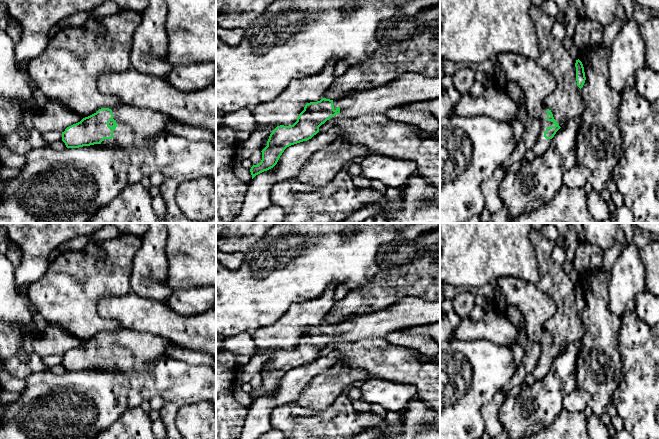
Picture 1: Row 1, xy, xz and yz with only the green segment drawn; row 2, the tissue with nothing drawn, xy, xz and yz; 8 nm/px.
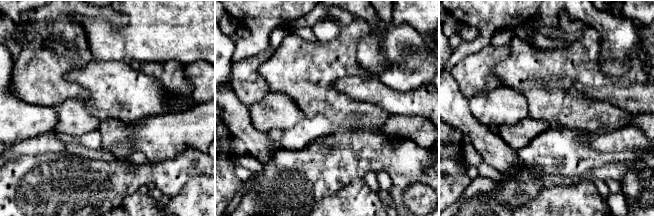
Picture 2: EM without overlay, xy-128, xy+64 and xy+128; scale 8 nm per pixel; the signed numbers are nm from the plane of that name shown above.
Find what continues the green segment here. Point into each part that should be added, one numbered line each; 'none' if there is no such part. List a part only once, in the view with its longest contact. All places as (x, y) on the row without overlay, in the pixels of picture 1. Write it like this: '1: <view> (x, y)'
1: xy (136, 351)

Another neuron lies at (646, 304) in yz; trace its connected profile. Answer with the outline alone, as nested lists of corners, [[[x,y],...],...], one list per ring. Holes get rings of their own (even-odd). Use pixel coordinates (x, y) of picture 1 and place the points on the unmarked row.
[[[643,290],[635,296],[635,310],[637,316],[649,326],[659,322],[659,297]]]

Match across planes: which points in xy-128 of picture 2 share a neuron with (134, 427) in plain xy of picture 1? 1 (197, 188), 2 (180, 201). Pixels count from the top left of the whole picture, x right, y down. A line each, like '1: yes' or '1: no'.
1: yes
2: yes

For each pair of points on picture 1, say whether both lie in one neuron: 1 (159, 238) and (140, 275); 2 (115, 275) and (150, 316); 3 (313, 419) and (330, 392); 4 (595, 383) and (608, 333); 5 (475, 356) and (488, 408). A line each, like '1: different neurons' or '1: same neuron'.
1: same neuron
2: different neurons
3: different neurons
4: same neuron
5: different neurons

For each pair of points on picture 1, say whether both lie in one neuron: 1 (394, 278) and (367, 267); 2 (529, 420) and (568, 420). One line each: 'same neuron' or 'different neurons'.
1: different neurons
2: different neurons

